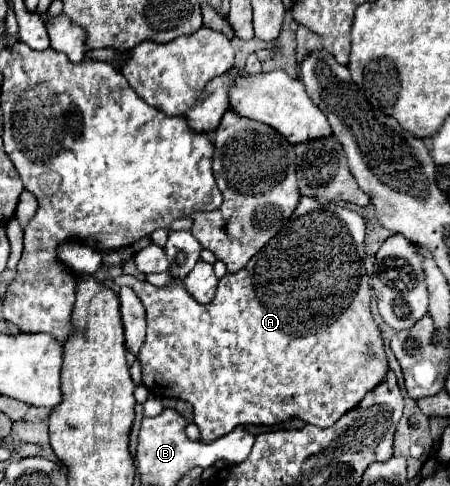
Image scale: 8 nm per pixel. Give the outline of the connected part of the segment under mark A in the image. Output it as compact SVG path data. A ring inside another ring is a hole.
M302 197L296 211L284 225L284 229L268 241L268 245L262 249L262 267L256 267L258 271L248 271L246 267L237 273L227 273L217 285L216 297L208 305L200 305L194 301L194 297L188 295L184 289L184 283L174 279L168 287L154 287L146 281L136 281L130 277L124 283L118 285L132 285L136 295L140 297L144 309L146 309L146 321L148 321L148 335L140 349L138 361L142 365L142 383L148 385L148 391L158 397L178 397L188 401L194 407L194 423L200 429L200 441L212 443L218 437L224 437L238 425L278 425L288 419L302 419L308 425L316 427L330 427L334 425L344 413L354 409L364 393L368 393L374 385L378 385L384 379L384 373L388 371L388 361L384 353L384 343L380 337L380 329L370 313L370 277L364 269L364 219L342 205L336 203L320 203L312 197Z

